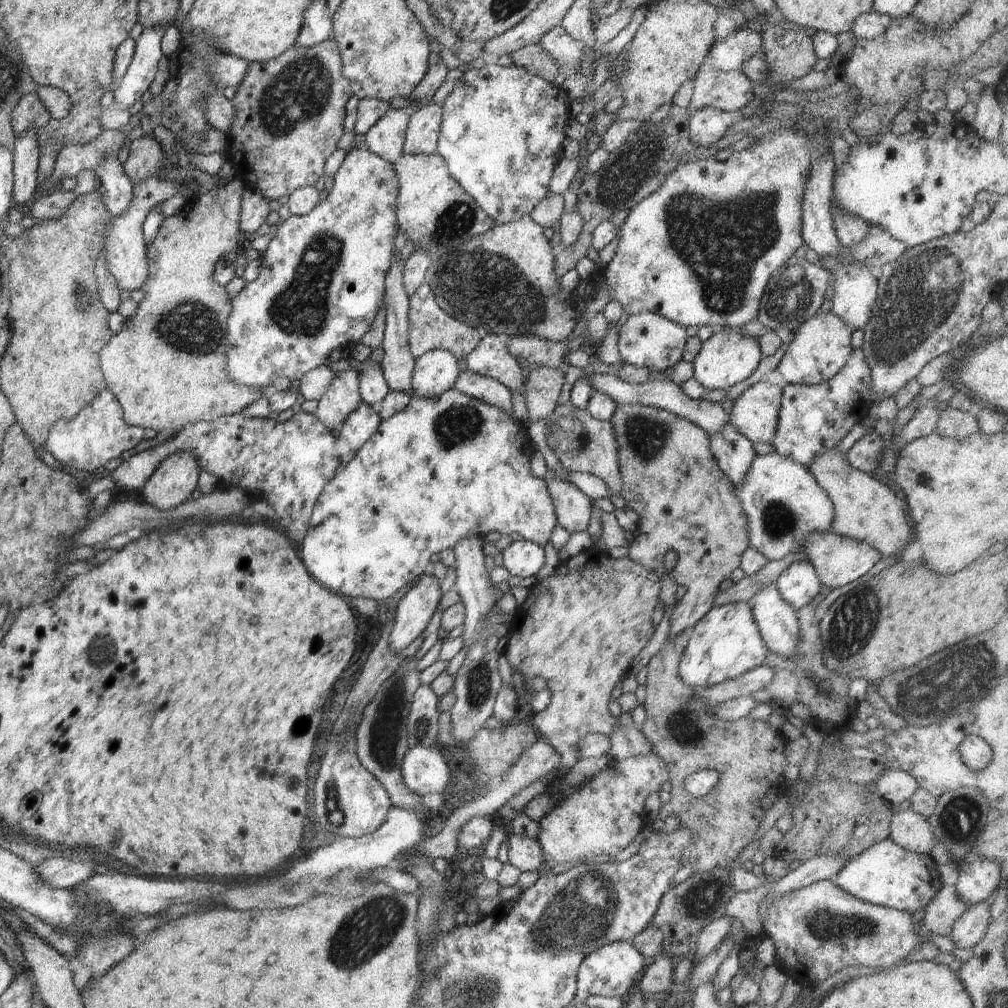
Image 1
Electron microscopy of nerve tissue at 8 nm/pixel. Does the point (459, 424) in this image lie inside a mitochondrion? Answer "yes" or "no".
yes

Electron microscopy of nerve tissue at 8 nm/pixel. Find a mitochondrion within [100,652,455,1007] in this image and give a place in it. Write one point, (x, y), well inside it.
(364, 934)

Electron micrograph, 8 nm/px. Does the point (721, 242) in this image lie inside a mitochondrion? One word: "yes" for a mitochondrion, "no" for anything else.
yes

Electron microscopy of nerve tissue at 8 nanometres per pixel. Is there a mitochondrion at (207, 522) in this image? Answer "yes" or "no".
no

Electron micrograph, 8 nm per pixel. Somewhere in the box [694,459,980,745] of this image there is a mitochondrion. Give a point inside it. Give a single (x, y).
(851, 623)

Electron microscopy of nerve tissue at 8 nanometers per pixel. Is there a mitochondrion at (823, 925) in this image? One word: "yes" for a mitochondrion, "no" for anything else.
yes

